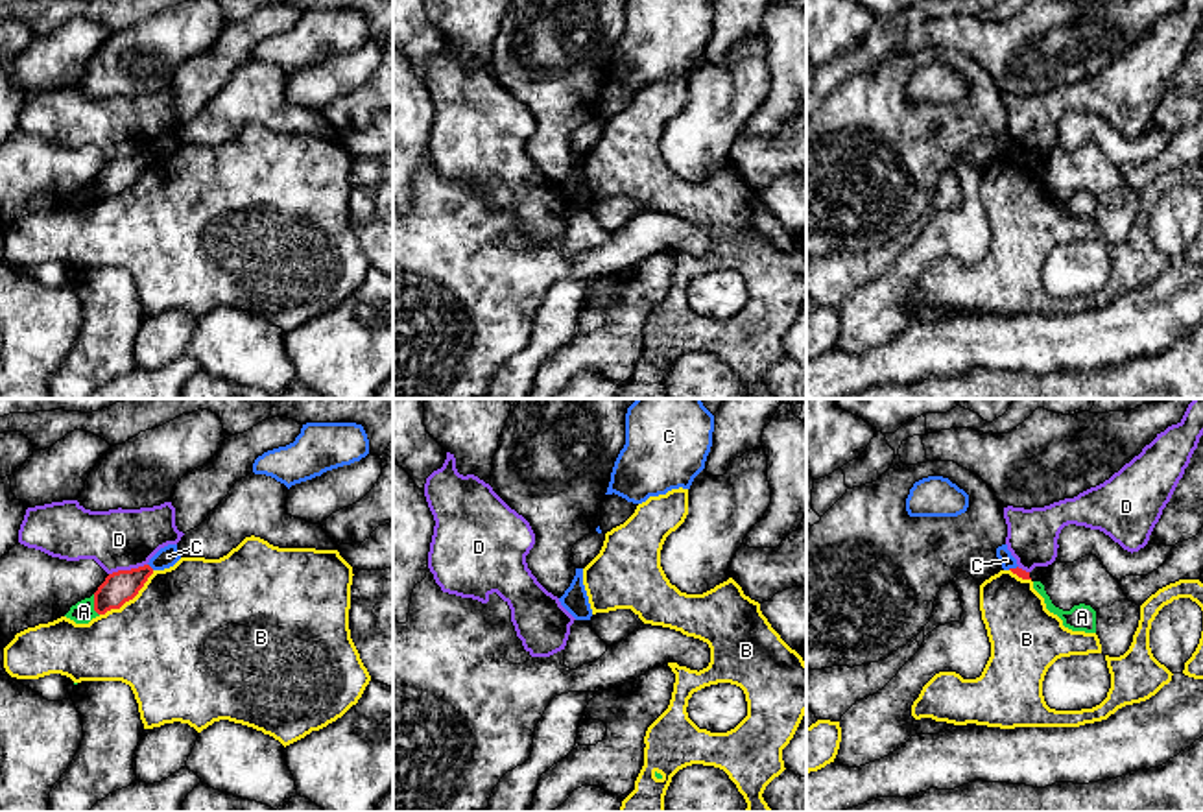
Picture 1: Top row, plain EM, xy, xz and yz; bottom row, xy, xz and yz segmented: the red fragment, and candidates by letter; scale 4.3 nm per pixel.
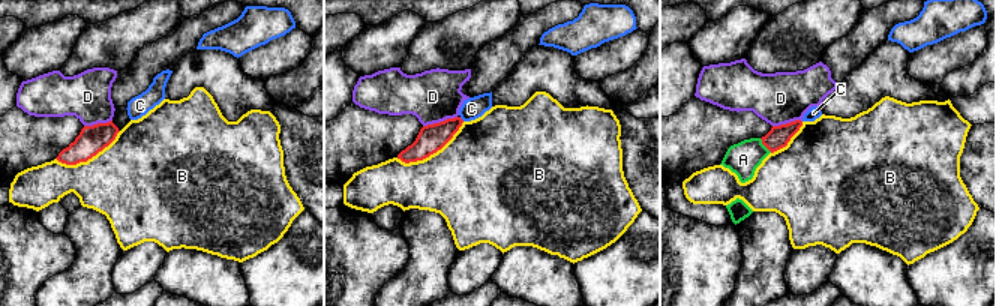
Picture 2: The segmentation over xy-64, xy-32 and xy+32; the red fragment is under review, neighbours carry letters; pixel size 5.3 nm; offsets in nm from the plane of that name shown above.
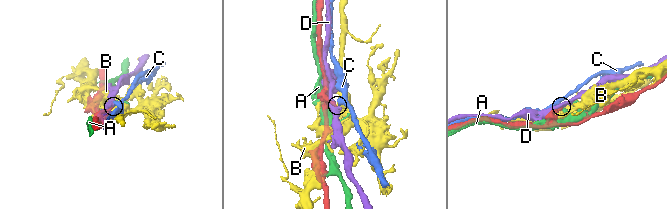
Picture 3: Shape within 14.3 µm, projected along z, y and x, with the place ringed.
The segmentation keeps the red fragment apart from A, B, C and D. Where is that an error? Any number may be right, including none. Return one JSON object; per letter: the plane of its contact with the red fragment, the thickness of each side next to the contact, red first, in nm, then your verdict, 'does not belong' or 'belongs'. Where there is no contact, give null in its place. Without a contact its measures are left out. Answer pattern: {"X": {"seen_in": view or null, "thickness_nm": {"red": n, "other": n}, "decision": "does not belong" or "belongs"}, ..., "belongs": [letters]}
{"A": {"seen_in": "xy", "thickness_nm": {"red": 140, "other": 100}, "decision": "does not belong"}, "B": {"seen_in": "xy", "thickness_nm": {"red": 140, "other": 480}, "decision": "does not belong"}, "C": {"seen_in": "xy", "thickness_nm": {"red": 140, "other": 90}, "decision": "does not belong"}, "D": {"seen_in": "xy", "thickness_nm": {"red": 140, "other": 280}, "decision": "does not belong"}, "belongs": []}

